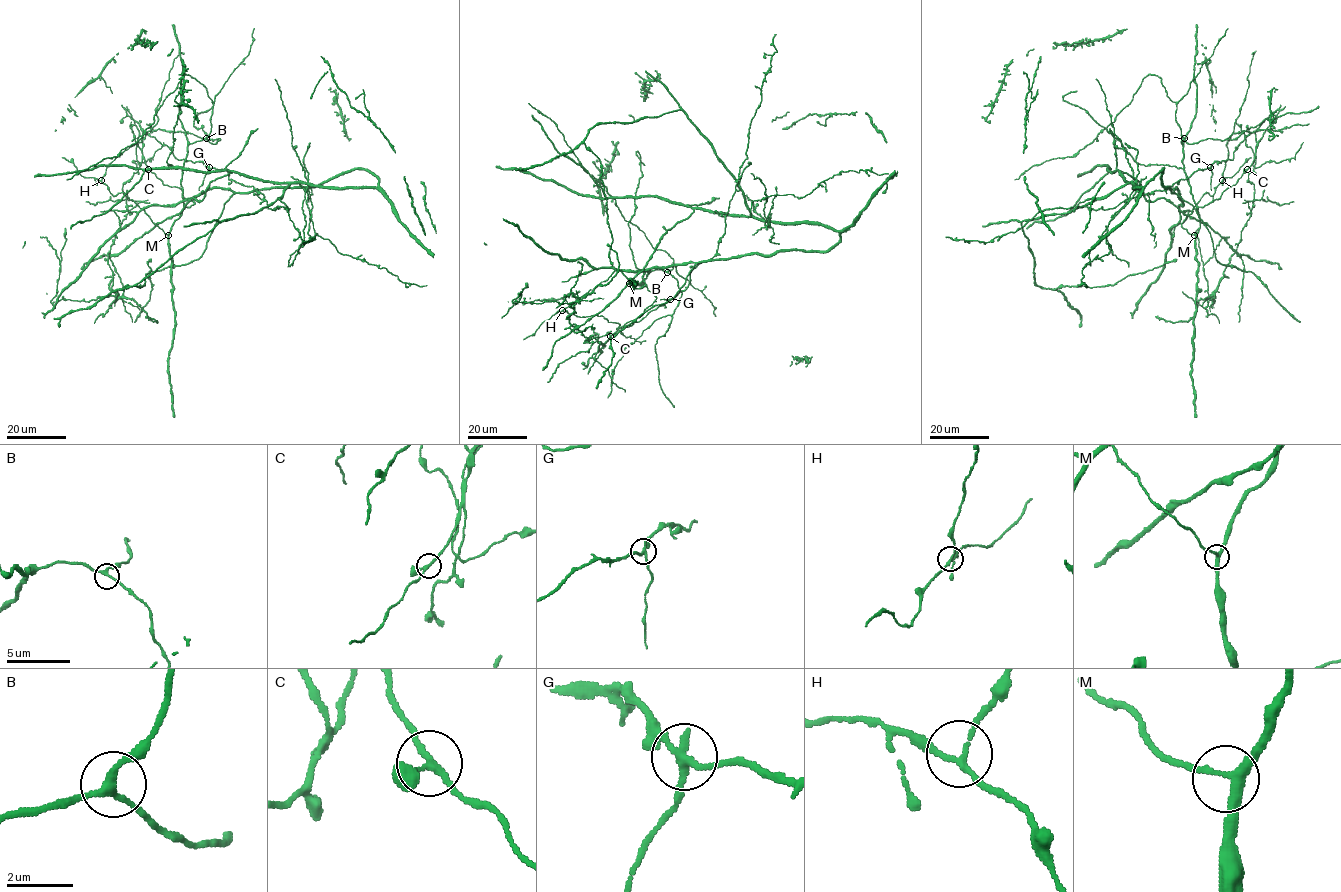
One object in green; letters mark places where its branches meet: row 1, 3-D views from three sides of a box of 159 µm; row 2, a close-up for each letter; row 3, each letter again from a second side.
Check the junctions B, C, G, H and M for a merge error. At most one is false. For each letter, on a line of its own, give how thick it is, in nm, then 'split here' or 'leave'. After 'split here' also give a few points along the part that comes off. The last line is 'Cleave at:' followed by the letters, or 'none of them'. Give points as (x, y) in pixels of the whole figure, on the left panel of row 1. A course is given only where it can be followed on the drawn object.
B: calibre 240 nm; leave
C: calibre 190 nm; leave
G: calibre 200 nm; split here; course (209, 167), (144, 131), (108, 256), (232, 171), (379, 180), (350, 169), (145, 207), (41, 312)
H: calibre 150 nm; leave
M: calibre 260 nm; leave
Cleave at: G

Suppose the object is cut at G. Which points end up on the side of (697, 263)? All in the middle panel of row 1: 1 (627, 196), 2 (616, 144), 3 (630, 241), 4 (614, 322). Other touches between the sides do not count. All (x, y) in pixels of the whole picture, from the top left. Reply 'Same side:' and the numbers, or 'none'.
Same side: 1

